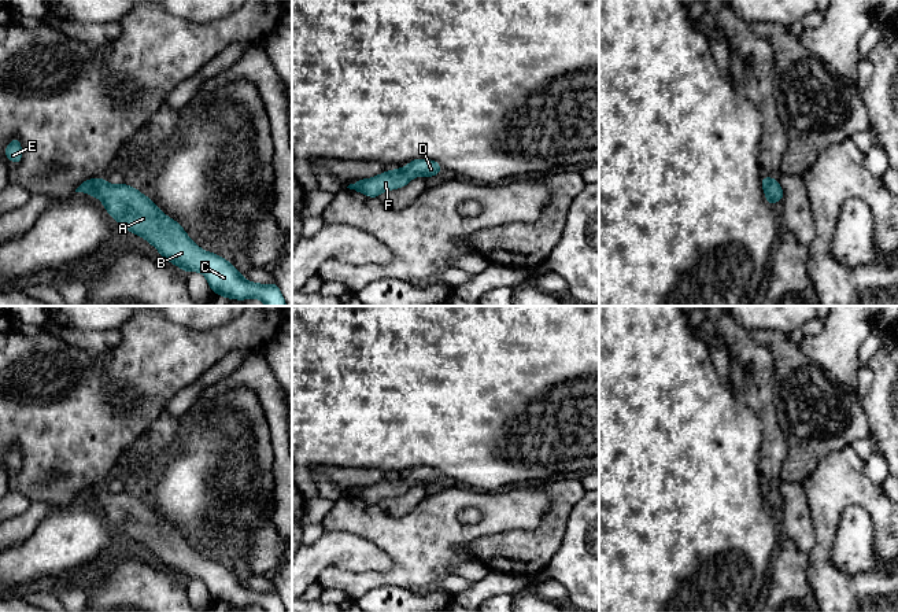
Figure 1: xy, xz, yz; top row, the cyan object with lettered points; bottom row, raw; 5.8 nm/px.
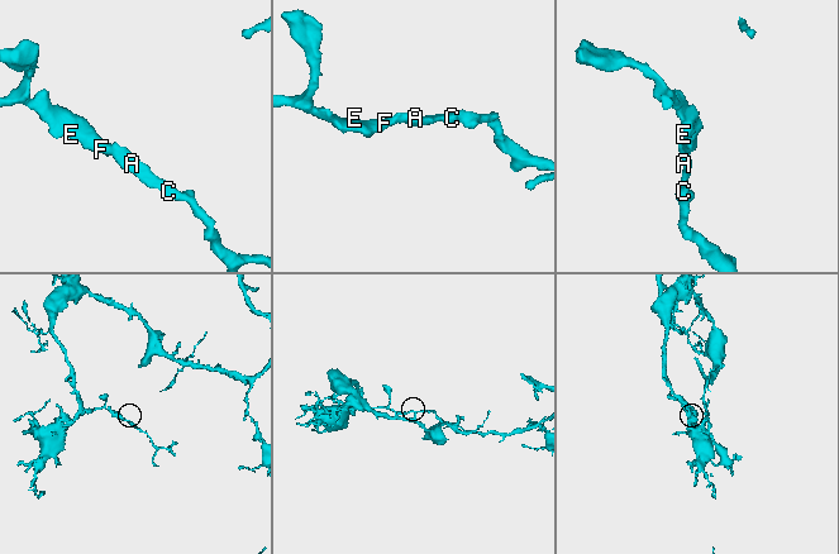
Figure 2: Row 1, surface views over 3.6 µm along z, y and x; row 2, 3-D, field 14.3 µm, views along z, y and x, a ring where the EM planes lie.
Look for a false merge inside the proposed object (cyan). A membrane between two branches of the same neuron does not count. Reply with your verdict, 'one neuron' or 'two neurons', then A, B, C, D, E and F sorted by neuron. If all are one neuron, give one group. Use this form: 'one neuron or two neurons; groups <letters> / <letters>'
one neuron; groups A B C D E F

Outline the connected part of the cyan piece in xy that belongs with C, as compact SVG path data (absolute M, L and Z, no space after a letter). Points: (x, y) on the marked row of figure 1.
M100 177L84 181L75 192L99 198L114 220L149 242L162 258L186 273L202 272L214 294L240 301L256 298L266 306L287 306L276 283L256 284L245 280L232 262L196 246L177 221L165 215L136 188L126 184L112 185Z

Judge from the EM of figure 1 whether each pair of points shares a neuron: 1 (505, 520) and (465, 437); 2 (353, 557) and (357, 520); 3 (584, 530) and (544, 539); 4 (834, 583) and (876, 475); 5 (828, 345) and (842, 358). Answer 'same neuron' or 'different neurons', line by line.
1: different neurons
2: different neurons
3: different neurons
4: different neurons
5: same neuron

